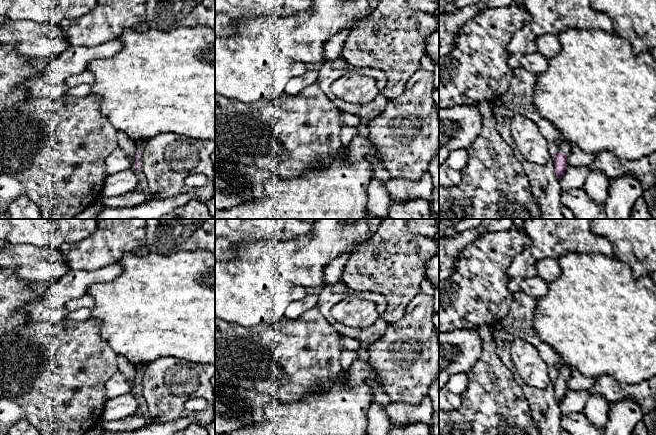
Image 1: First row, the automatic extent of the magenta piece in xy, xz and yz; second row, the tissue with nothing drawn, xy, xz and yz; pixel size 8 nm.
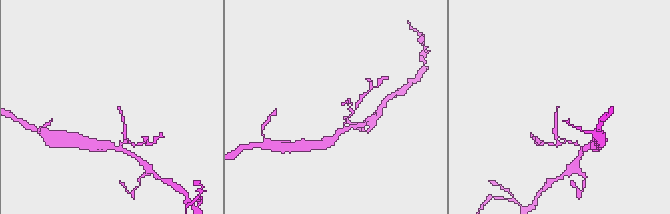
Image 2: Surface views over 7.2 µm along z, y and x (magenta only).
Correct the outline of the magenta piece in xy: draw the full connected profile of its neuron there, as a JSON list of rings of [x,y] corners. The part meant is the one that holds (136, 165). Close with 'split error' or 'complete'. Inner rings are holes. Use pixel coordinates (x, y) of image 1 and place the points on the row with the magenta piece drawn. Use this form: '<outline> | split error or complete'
[[[117,131],[117,142],[118,147],[120,147],[126,154],[130,156],[134,156],[136,158],[136,162],[134,164],[134,168],[139,170],[139,163],[138,163],[138,149],[136,147],[135,141],[130,139],[124,132]]] | split error

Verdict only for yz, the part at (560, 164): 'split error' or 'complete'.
split error

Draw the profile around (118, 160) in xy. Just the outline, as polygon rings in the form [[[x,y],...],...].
[[[117,147],[105,160],[105,170],[108,175],[117,174],[134,166],[136,158],[126,154]]]

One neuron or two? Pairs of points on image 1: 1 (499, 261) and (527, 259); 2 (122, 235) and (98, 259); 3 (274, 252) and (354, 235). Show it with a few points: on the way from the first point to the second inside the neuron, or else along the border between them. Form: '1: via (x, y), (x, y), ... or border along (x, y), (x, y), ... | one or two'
1: border along (530, 242), (514, 258), (507, 271), (509, 278) | two
2: via (116, 239), (102, 253) | one
3: via (294, 253), (312, 253), (334, 235) | one

